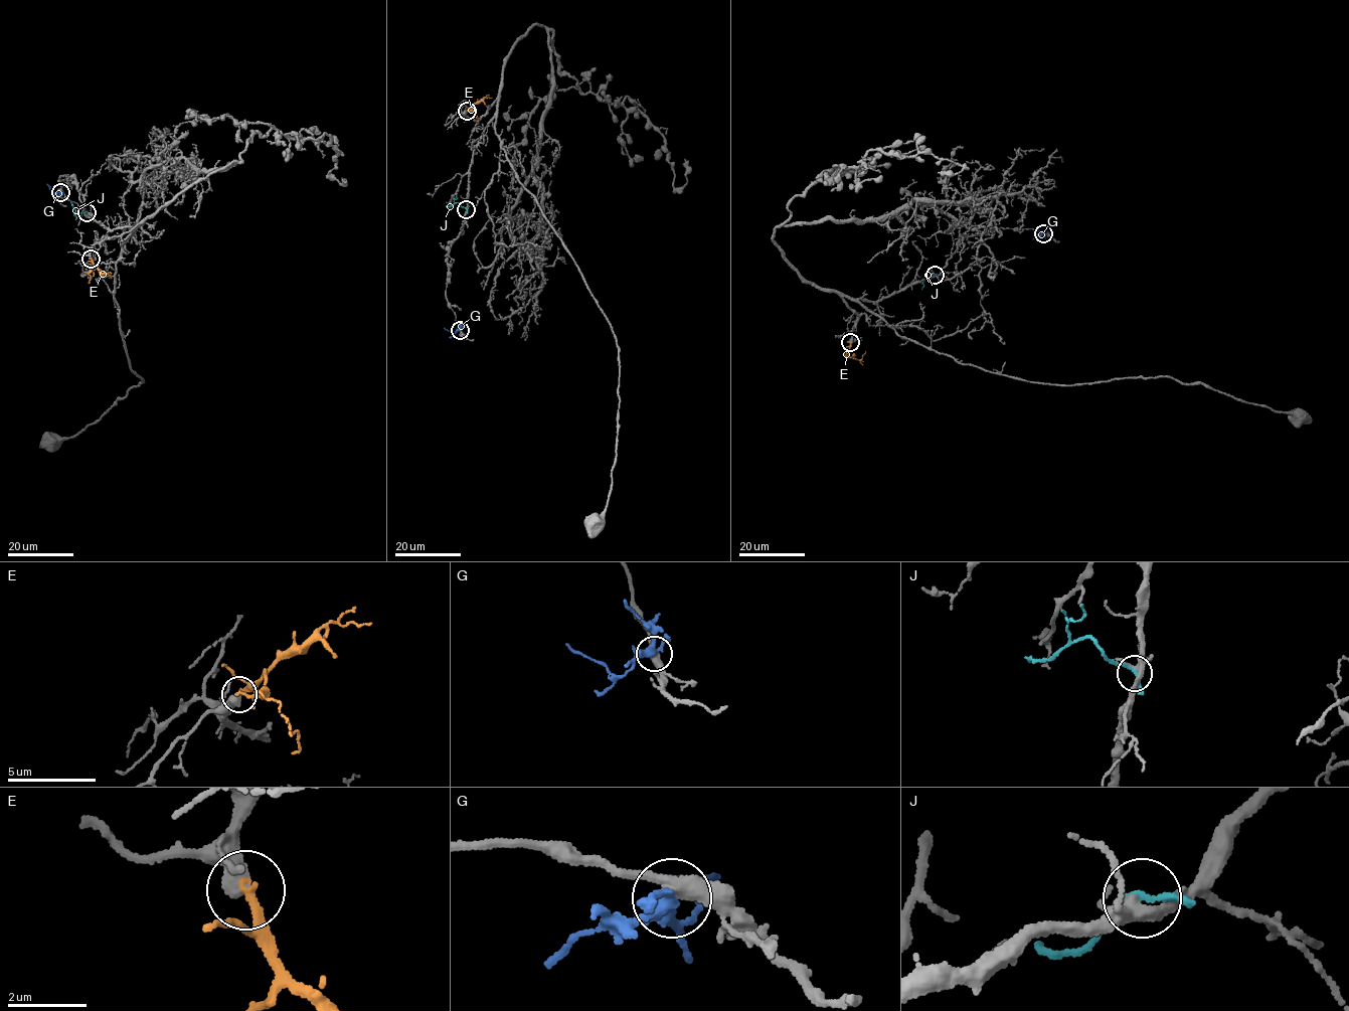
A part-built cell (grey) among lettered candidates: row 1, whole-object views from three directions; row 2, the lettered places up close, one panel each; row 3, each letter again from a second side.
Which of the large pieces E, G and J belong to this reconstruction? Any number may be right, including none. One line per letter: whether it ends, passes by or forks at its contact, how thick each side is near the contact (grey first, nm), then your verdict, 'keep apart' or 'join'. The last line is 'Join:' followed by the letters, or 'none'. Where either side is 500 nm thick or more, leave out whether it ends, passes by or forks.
E: it ends there; 360 nm thick on the grey side, 240 nm on the other; join
G: it forks there; 360 nm thick on the grey side, 260 nm on the other; keep apart
J: it passes by; 280 nm thick on the grey side, 170 nm on the other; keep apart
Join: E

